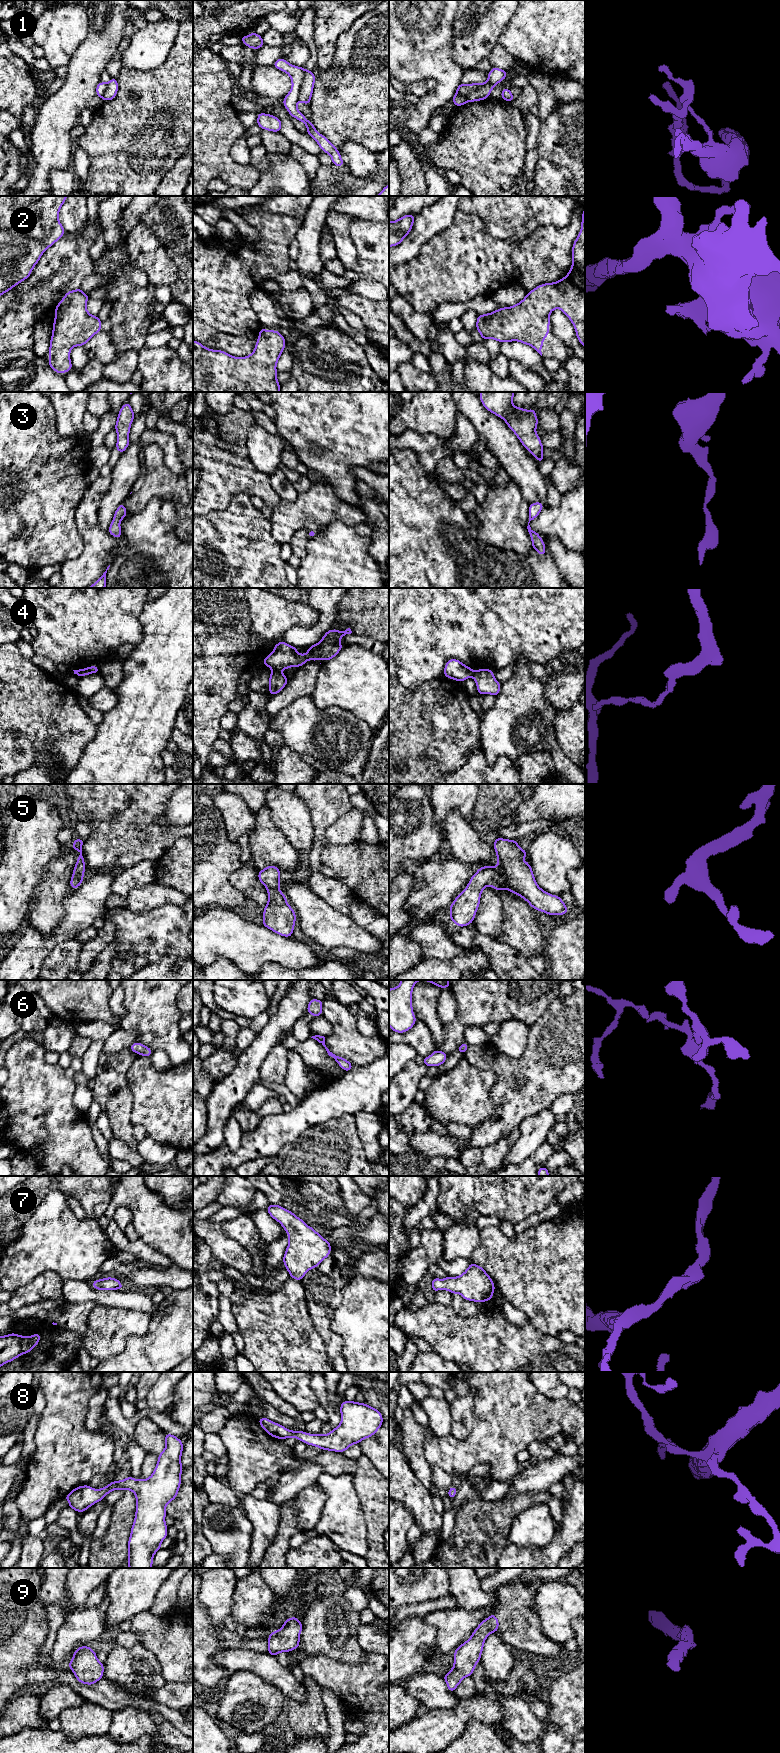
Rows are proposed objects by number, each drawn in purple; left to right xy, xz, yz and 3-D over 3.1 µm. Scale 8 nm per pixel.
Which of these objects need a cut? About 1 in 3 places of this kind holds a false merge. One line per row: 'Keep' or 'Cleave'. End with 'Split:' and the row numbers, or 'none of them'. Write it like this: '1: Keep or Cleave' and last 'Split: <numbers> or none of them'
1: Cleave
2: Keep
3: Keep
4: Cleave
5: Keep
6: Keep
7: Keep
8: Keep
9: Keep
Split: 1, 4

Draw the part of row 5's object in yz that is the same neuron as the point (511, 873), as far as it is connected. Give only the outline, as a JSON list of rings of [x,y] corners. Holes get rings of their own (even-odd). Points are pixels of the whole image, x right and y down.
[[[495,838],[493,847],[496,851],[498,860],[497,865],[494,868],[492,866],[480,867],[470,878],[466,888],[450,905],[450,920],[452,920],[458,927],[468,926],[470,923],[473,923],[475,914],[480,905],[482,891],[485,887],[490,885],[496,891],[506,889],[513,892],[515,895],[525,899],[535,910],[552,916],[565,915],[567,913],[568,907],[562,901],[560,896],[551,895],[538,886],[528,861],[527,850],[521,849],[518,846],[517,840]]]

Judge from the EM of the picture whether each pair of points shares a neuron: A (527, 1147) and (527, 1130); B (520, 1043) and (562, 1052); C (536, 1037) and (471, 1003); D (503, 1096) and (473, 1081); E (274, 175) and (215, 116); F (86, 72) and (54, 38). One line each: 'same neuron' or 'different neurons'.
A: same neuron
B: different neurons
C: different neurons
D: different neurons
E: different neurons
F: different neurons

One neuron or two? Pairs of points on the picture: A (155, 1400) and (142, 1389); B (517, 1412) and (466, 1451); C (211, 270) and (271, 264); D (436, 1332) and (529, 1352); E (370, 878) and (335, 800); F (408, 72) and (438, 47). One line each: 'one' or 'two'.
A: two
B: one
C: one
D: one
E: two
F: one

